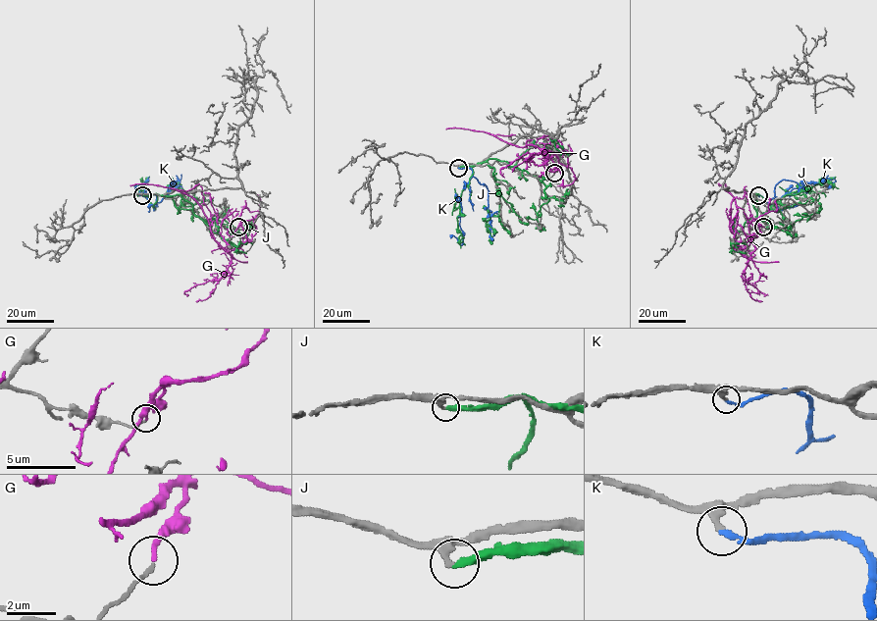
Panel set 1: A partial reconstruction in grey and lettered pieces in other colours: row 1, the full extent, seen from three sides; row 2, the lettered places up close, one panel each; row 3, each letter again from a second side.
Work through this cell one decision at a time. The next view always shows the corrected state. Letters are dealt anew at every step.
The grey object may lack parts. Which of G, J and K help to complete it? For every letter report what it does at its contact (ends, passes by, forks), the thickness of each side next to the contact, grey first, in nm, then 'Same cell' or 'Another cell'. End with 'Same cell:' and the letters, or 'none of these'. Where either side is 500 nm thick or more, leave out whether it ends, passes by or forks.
G: It ends there. Thickness 160 nm (grey) against 170 nm. Another cell
J: It ends there. Thickness 280 nm (grey) against 300 nm. Another cell
K: It ends there. Thickness 240 nm (grey) against 170 nm. Same cell
Same cell: K

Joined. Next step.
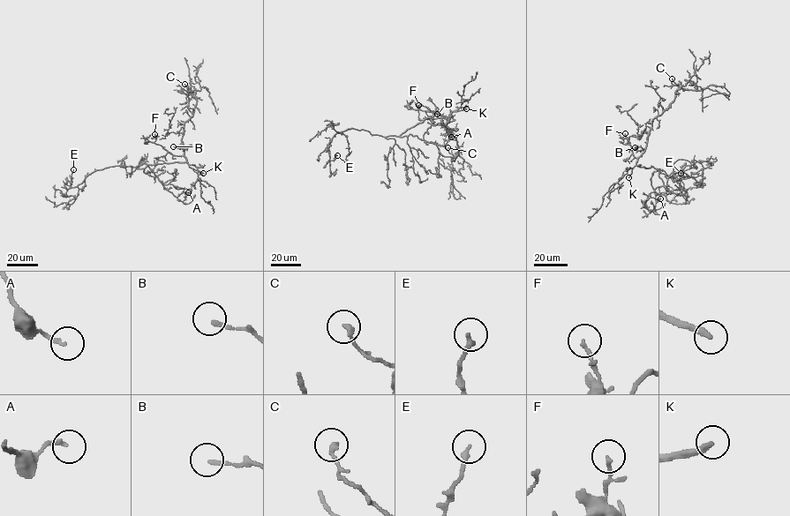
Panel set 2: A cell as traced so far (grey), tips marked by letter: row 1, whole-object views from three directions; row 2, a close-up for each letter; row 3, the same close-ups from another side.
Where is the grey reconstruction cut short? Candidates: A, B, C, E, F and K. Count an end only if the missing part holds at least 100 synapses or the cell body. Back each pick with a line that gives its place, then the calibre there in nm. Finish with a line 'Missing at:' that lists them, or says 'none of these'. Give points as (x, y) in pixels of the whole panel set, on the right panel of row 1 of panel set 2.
K: (628, 177) | 280 nm
Missing at: K

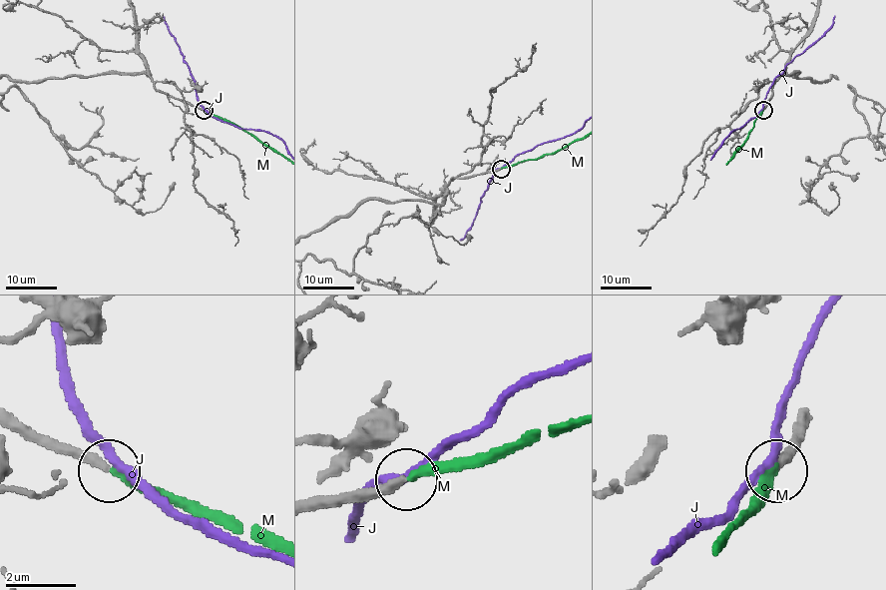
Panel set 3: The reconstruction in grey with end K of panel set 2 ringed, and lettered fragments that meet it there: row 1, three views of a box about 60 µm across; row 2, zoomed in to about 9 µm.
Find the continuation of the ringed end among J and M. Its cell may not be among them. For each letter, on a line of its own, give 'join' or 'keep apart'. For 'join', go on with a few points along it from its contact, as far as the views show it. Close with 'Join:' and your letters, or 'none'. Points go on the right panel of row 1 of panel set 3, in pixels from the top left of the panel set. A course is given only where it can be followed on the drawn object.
J: keep apart
M: join
Join: M

